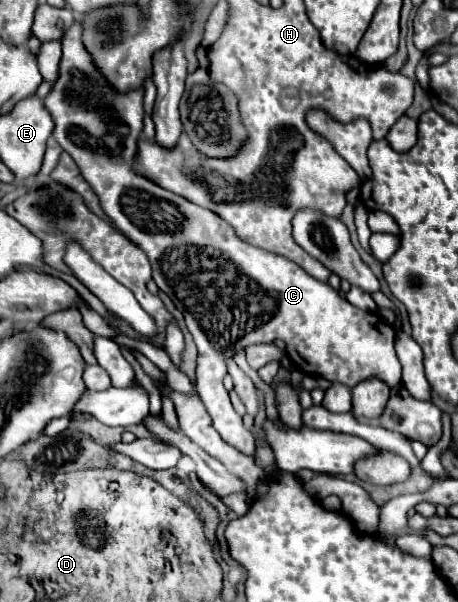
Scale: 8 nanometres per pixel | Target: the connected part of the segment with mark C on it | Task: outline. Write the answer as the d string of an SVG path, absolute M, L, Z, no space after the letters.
M75 17L73 25L69 27L69 31L65 31L61 39L63 55L59 63L59 77L53 83L49 95L45 97L45 107L55 119L55 131L53 131L55 141L79 165L83 179L97 193L105 215L113 219L113 223L121 229L125 237L129 237L139 249L145 251L153 269L153 281L161 291L165 291L173 299L177 309L185 315L187 329L191 331L195 345L199 349L195 387L219 435L227 443L235 445L241 453L245 455L255 453L253 435L243 427L241 417L235 413L229 401L229 393L223 387L223 379L229 373L227 359L233 359L237 351L243 351L257 343L271 343L275 339L287 343L289 359L303 373L319 375L333 383L343 383L347 387L355 387L357 383L377 375L377 379L385 379L385 385L389 387L397 387L399 383L403 383L415 399L431 401L431 387L423 371L423 351L409 335L401 331L393 347L395 331L385 321L379 321L377 313L367 313L353 307L345 297L341 297L335 289L331 289L331 285L313 279L297 263L289 259L279 259L279 255L275 253L267 253L263 249L239 241L233 227L213 211L203 209L167 189L161 189L159 185L143 179L133 171L133 155L137 151L137 139L143 129L145 91L143 87L137 91L125 91L125 95L113 91L107 79L101 75L101 71L97 71L97 65L91 61L93 57L89 55L89 51L85 51L81 35L83 35L81 17Z

